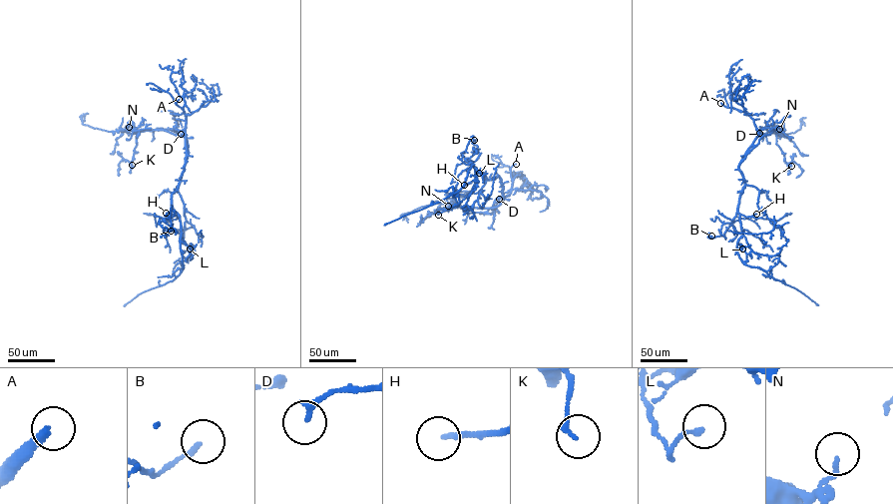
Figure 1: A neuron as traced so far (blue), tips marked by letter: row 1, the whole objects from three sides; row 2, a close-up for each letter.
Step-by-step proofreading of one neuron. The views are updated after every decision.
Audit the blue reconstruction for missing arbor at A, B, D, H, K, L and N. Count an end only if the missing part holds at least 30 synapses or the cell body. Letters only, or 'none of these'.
A, D, H

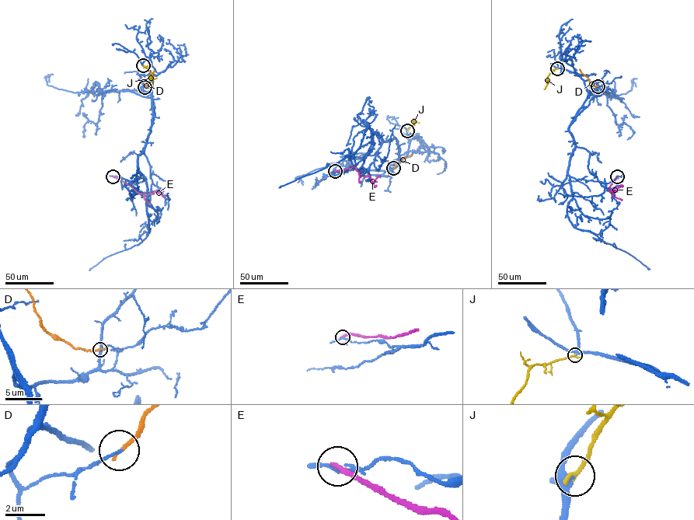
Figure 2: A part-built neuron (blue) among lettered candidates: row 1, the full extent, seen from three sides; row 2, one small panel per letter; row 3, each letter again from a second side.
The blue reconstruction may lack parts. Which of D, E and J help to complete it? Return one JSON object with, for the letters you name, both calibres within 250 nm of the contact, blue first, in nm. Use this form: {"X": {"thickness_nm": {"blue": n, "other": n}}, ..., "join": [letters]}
{"J": {"thickness_nm": {"blue": 190, "other": 240}}, "join": ["J"]}

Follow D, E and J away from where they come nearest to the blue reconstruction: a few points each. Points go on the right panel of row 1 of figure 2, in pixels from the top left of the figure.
D: (598, 85), (591, 83), (580, 69)
E: (617, 176), (608, 190), (615, 192), (614, 187), (618, 189), (610, 192)
J: (557, 68), (552, 70), (544, 89)

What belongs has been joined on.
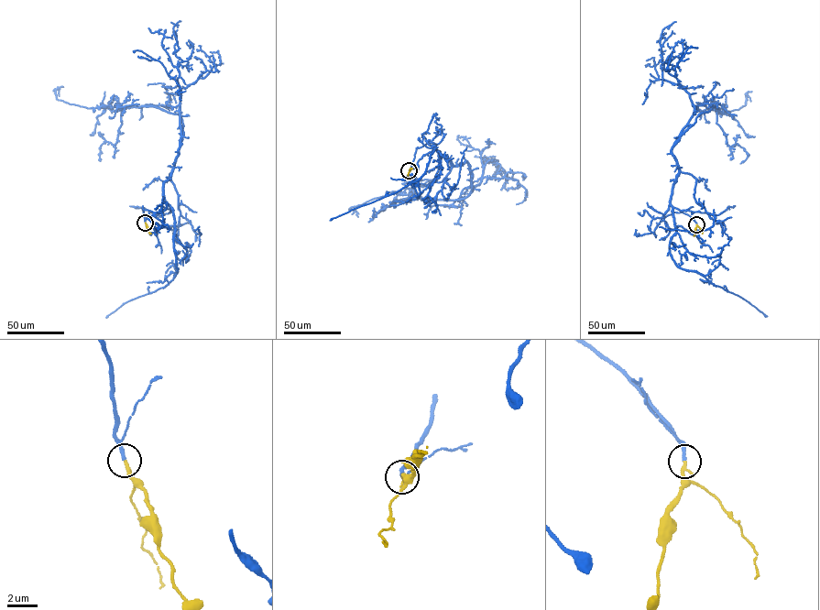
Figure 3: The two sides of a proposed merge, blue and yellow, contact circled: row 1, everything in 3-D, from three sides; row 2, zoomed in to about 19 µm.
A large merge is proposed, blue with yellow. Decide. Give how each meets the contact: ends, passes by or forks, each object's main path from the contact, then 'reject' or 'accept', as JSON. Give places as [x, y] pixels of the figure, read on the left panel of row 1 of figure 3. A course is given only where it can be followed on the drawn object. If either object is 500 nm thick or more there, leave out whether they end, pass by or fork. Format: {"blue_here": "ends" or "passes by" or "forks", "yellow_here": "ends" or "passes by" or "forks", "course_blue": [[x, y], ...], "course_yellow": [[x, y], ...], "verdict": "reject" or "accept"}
{"blue_here": "ends", "yellow_here": "passes by", "course_blue": [[145, 223], [142, 208], [160, 211], [184, 132], [180, 115], [153, 106], [71, 104], [57, 98], [63, 87]], "course_yellow": [[145, 223], [151, 234]], "verdict": "accept"}

